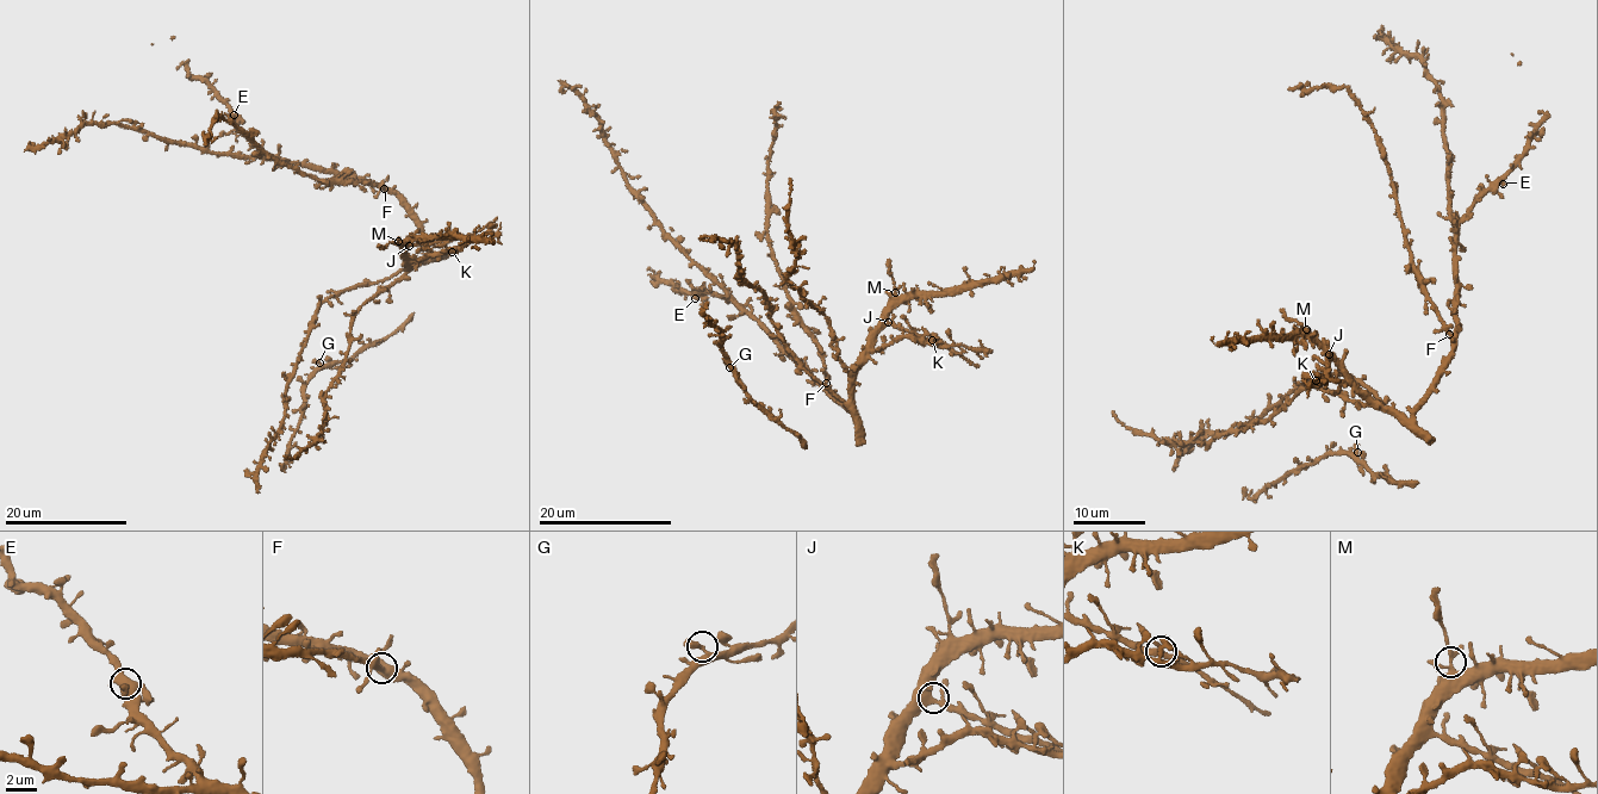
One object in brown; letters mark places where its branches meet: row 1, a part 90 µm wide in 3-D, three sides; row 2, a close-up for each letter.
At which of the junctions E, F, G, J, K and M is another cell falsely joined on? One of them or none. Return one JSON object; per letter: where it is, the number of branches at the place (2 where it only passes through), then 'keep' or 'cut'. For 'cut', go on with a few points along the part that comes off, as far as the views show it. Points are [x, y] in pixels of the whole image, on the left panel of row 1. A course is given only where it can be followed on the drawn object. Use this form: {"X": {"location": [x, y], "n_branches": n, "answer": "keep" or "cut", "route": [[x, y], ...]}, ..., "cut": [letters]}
{"E": {"location": [234, 115], "n_branches": 3, "answer": "keep"}, "F": {"location": [384, 188], "n_branches": 4, "answer": "keep"}, "G": {"location": [319, 363], "n_branches": 3, "answer": "keep"}, "J": {"location": [409, 246], "n_branches": 4, "answer": "keep"}, "K": {"location": [452, 252], "n_branches": 5, "answer": "keep"}, "M": {"location": [398, 241], "n_branches": 4, "answer": "cut", "route": [[398, 240], [378, 246]]}, "cut": ["M"]}

